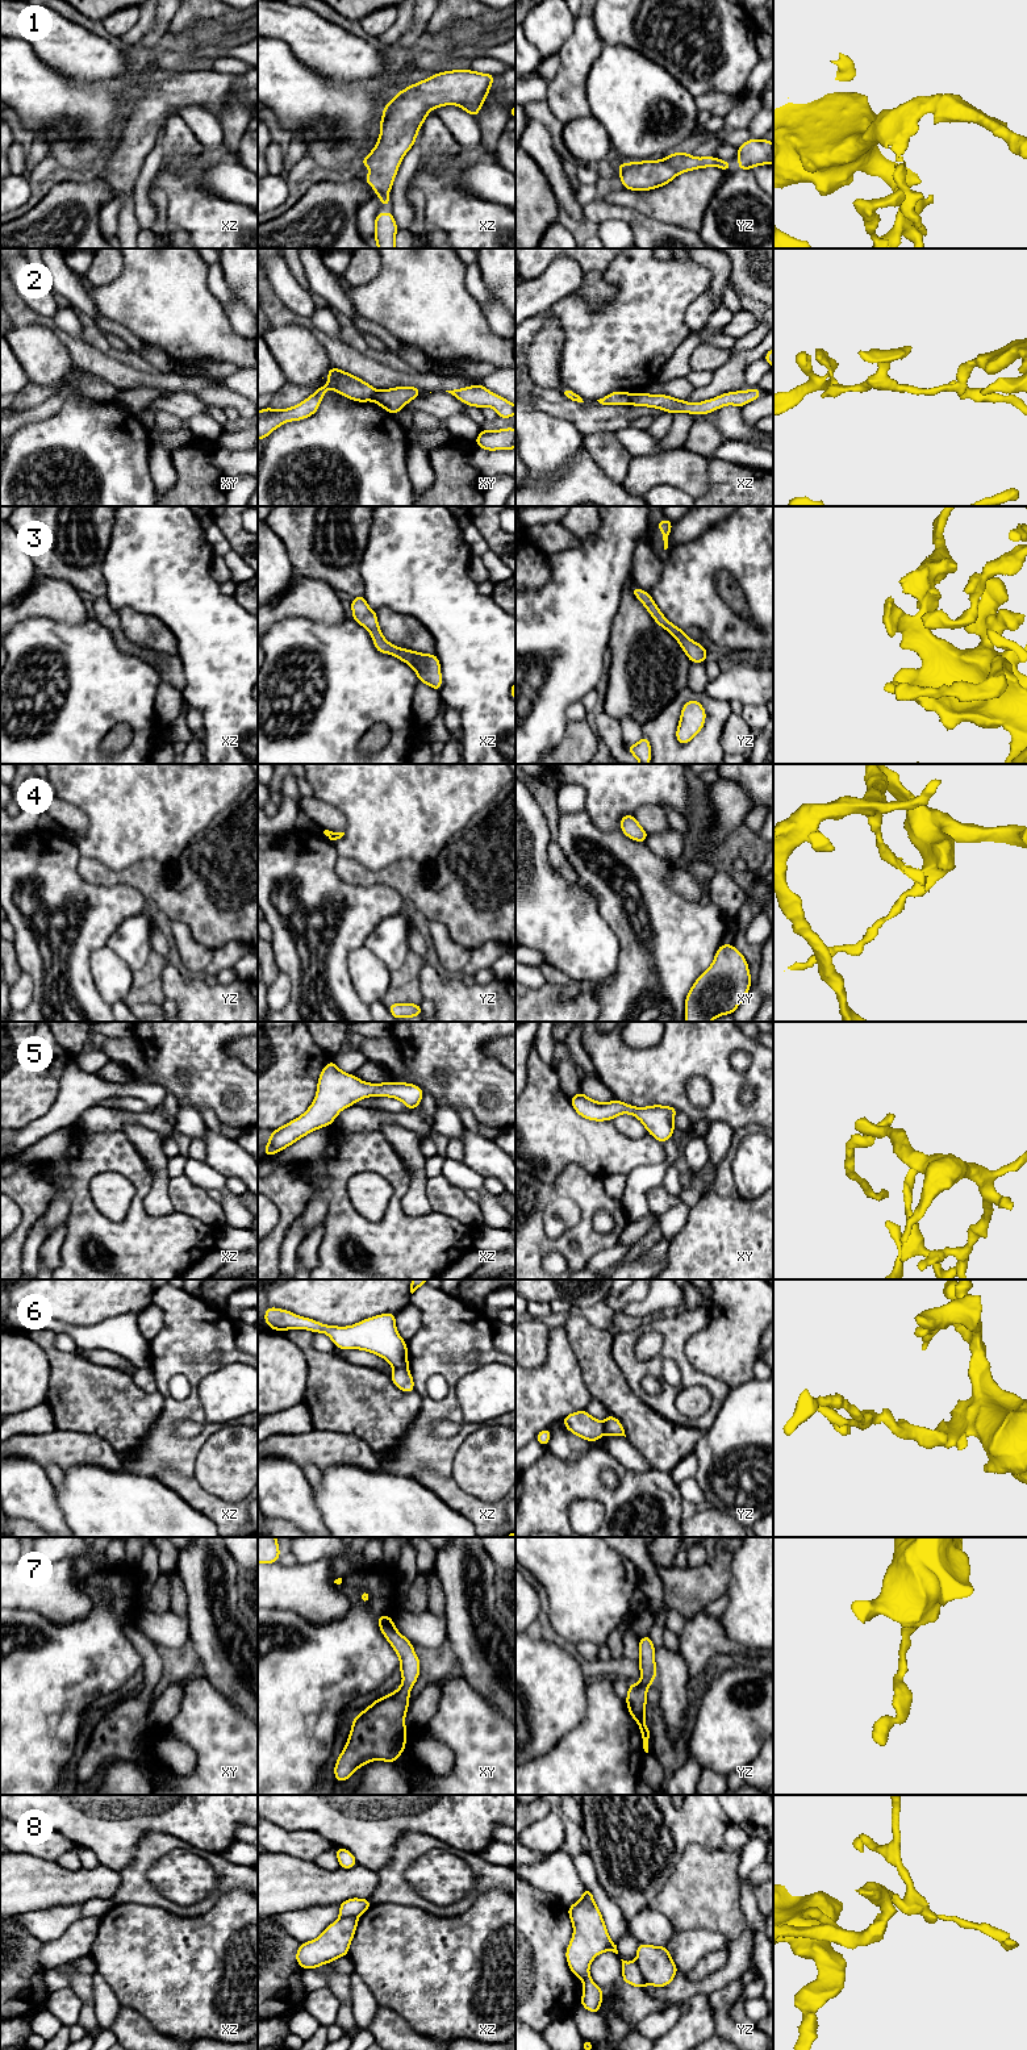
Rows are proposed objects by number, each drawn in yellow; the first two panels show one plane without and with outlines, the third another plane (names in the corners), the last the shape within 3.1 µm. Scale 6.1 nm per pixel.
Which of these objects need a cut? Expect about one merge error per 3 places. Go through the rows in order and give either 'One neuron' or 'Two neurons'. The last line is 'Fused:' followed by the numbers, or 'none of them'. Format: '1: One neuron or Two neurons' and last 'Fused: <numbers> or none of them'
1: One neuron
2: Two neurons
3: One neuron
4: Two neurons
5: One neuron
6: Two neurons
7: One neuron
8: Two neurons
Fused: 2, 4, 6, 8

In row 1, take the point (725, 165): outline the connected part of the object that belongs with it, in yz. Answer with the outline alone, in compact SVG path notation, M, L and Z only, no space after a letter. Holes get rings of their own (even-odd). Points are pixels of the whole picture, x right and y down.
M672 153L660 160L619 163L618 172L623 188L650 191L671 183L682 172L706 167L719 167L730 172L730 160L714 156L694 158L689 153Z

